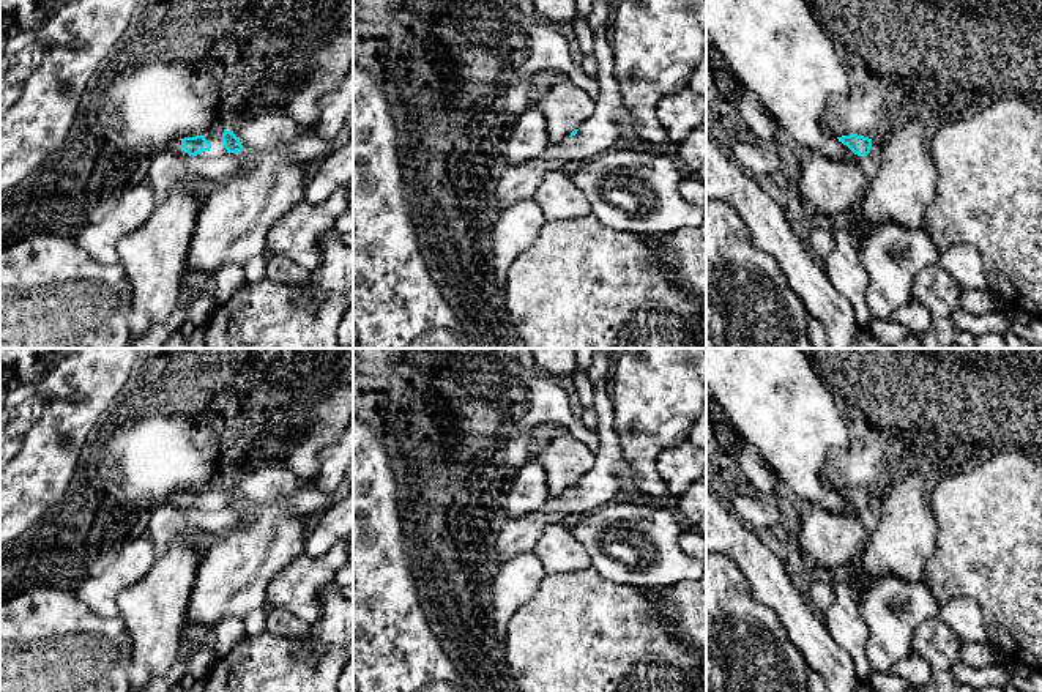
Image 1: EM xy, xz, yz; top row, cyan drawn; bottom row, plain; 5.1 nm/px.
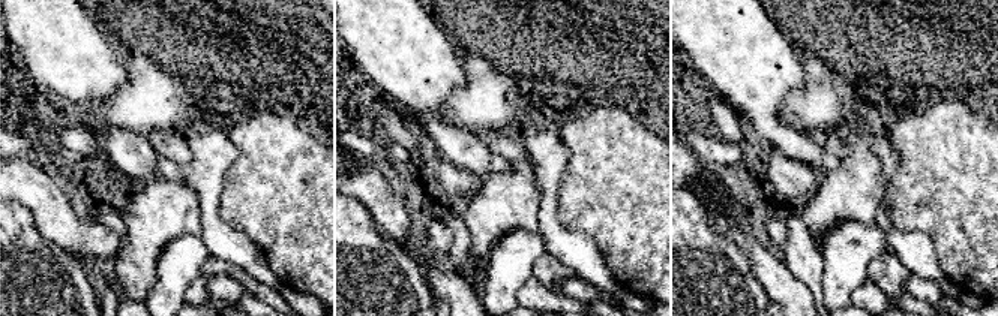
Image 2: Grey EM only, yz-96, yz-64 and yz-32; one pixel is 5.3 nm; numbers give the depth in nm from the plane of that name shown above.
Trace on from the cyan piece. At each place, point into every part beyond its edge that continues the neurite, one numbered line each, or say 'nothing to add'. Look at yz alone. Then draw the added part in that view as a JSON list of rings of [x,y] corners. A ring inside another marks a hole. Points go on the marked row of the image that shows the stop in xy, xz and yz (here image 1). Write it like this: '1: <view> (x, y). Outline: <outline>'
1: yz (875, 153). Outline: [[[872,139],[872,148],[869,154],[876,164],[883,162],[883,139]]]

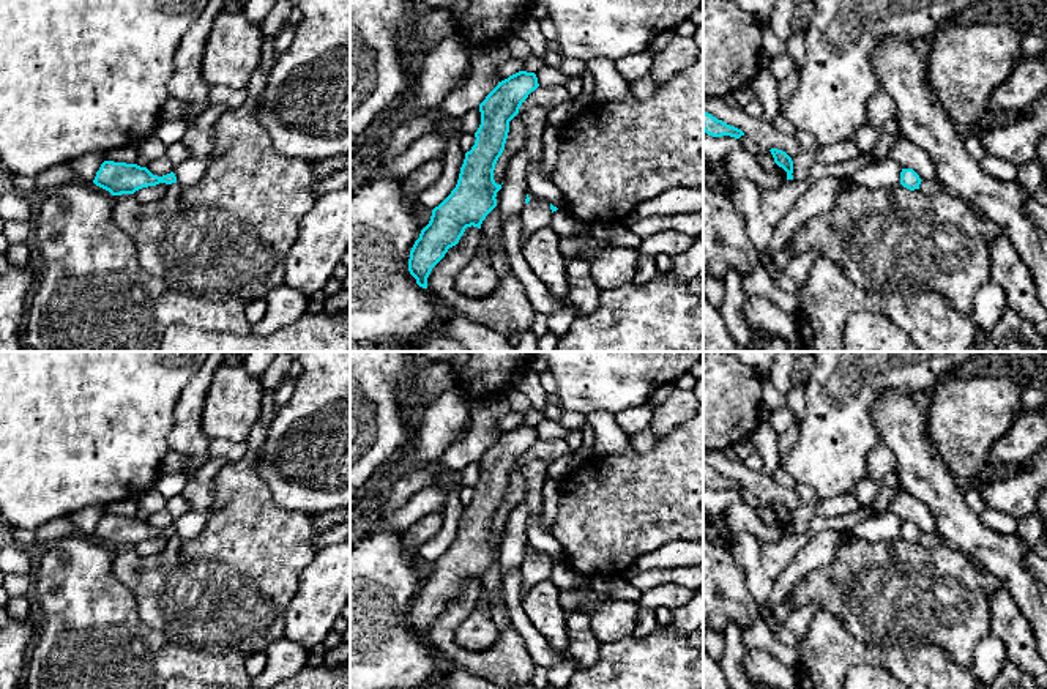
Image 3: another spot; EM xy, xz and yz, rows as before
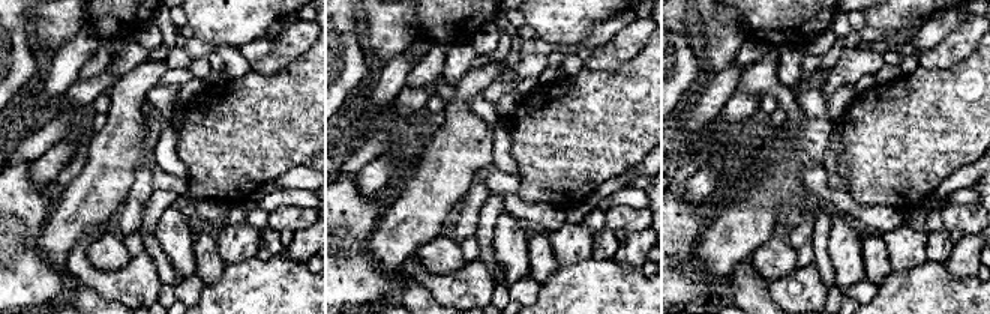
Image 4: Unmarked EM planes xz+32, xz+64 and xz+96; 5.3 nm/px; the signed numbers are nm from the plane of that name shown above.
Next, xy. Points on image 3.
nothing to add

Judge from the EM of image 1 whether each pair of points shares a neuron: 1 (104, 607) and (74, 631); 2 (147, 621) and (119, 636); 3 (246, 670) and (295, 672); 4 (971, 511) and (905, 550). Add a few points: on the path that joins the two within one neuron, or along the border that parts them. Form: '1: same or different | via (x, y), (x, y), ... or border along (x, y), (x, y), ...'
1: different | border along (74, 591), (100, 617), (117, 617)
2: different | border along (119, 615), (130, 639), (130, 667), (126, 670)
3: same | via (259, 672), (282, 672)
4: different | border along (934, 516), (938, 541), (924, 565)

